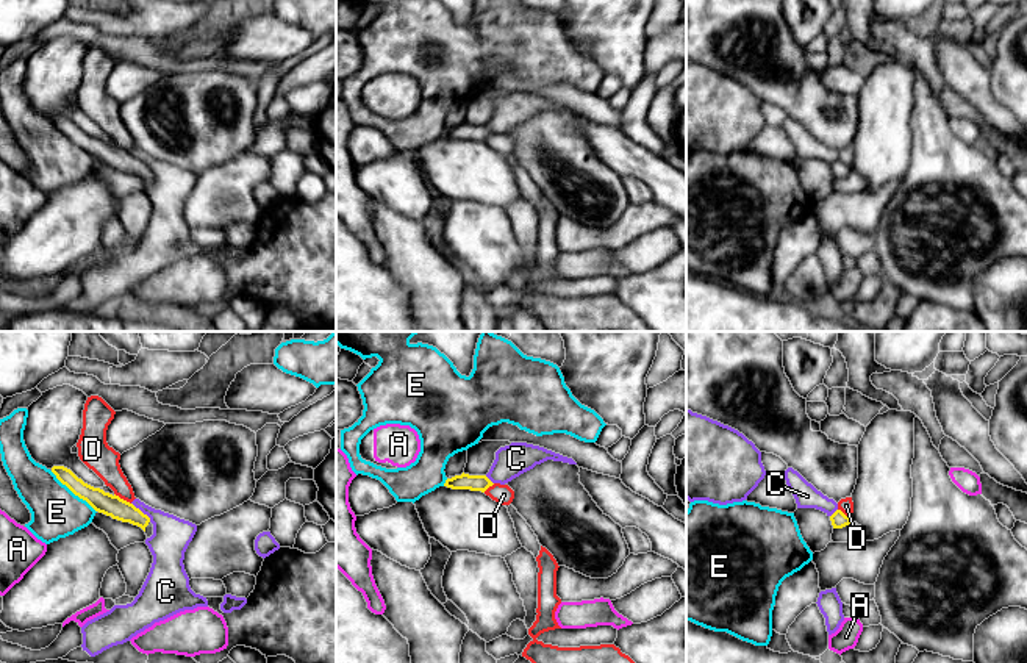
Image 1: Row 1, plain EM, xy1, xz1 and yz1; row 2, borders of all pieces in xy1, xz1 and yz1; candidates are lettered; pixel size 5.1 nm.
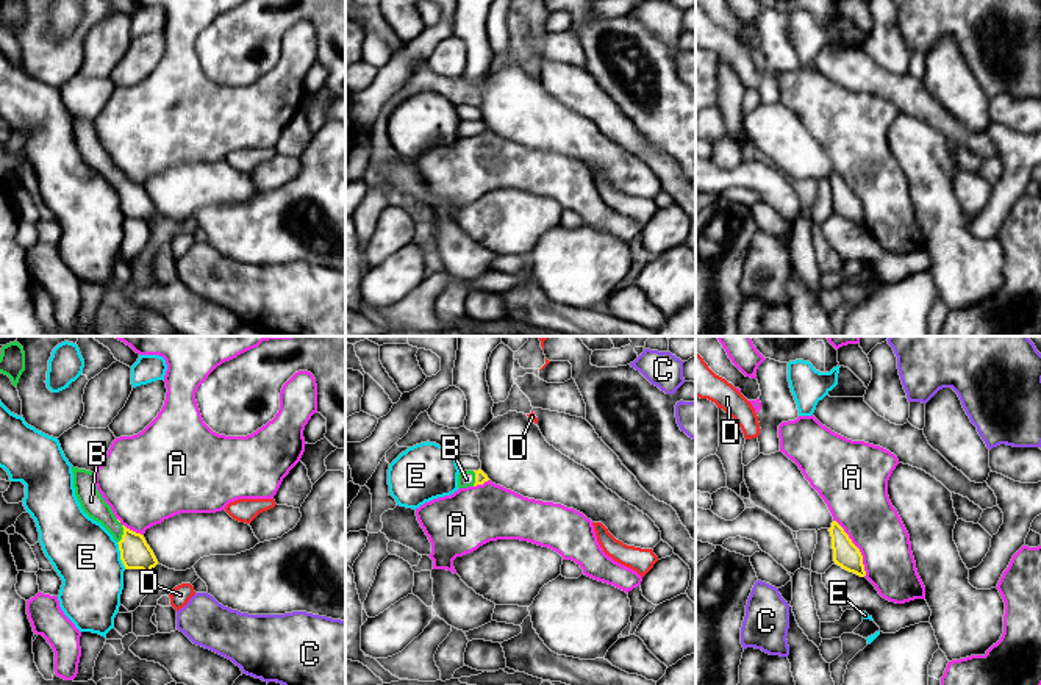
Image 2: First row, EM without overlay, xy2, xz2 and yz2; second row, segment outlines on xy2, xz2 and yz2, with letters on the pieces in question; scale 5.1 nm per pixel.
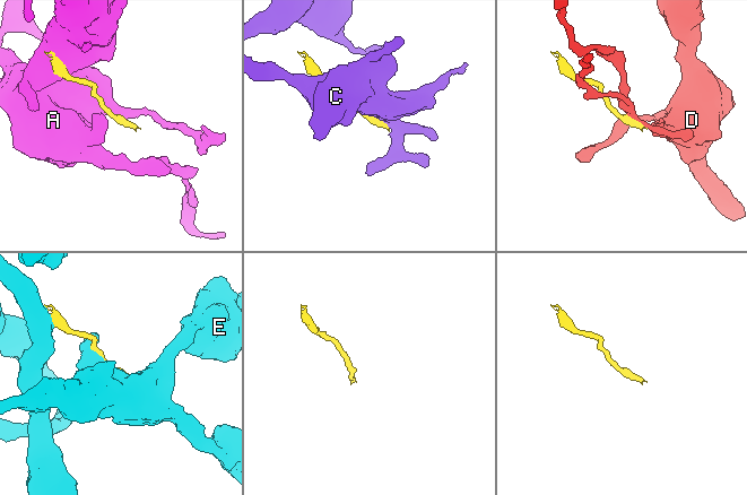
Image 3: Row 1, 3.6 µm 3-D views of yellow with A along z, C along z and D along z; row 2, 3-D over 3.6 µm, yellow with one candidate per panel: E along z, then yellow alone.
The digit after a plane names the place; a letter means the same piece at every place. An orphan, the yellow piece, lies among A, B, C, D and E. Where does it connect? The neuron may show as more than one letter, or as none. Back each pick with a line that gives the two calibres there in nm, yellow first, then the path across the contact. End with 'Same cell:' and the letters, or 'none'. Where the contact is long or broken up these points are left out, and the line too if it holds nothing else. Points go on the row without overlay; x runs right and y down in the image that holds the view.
B: 160/120 nm | across xy2 (135, 202), (133, 196), (122, 185), (91, 150)
Same cell: B

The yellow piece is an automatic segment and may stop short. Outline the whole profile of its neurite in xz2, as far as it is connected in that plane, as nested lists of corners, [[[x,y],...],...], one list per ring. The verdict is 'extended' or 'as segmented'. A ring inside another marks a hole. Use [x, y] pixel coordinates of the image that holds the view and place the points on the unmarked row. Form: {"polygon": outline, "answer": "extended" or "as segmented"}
{"polygon": [[[478,119],[478,120],[461,120],[458,124],[458,138],[467,138],[467,136],[477,136],[488,131],[488,125]]], "answer": "extended"}

